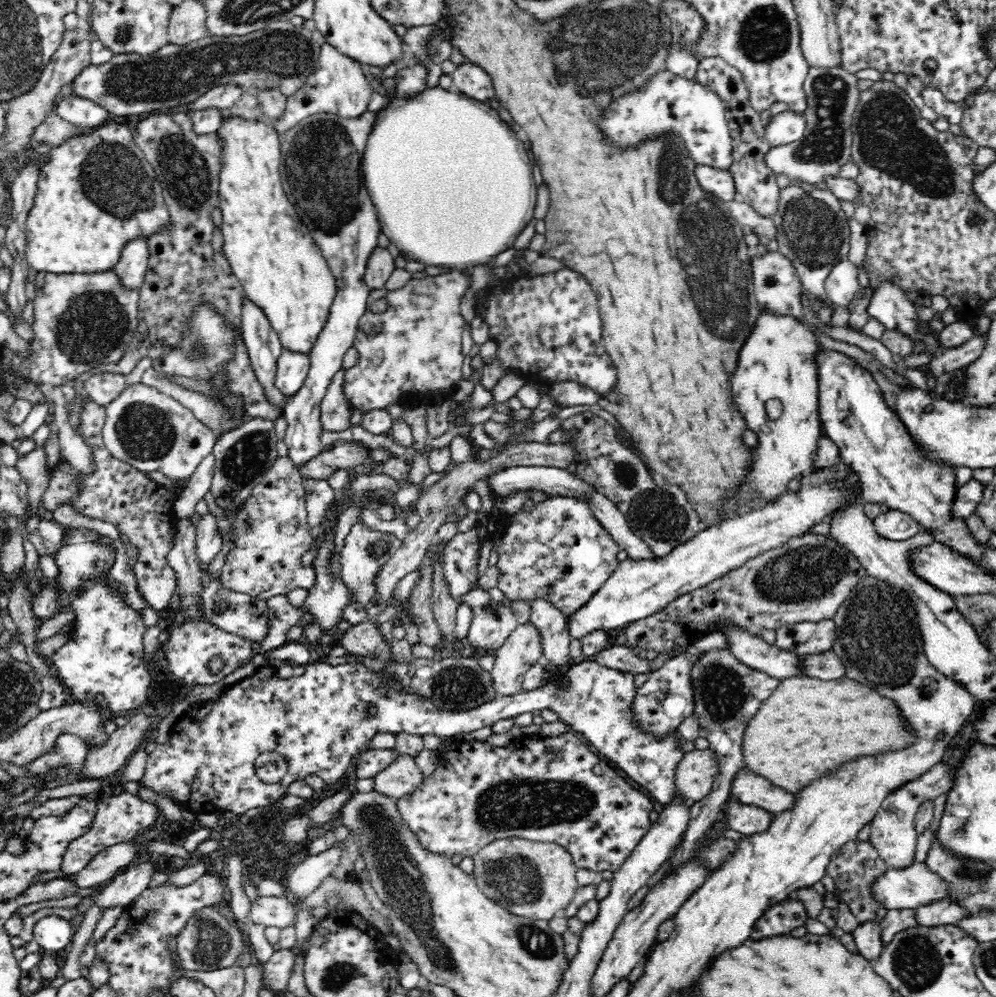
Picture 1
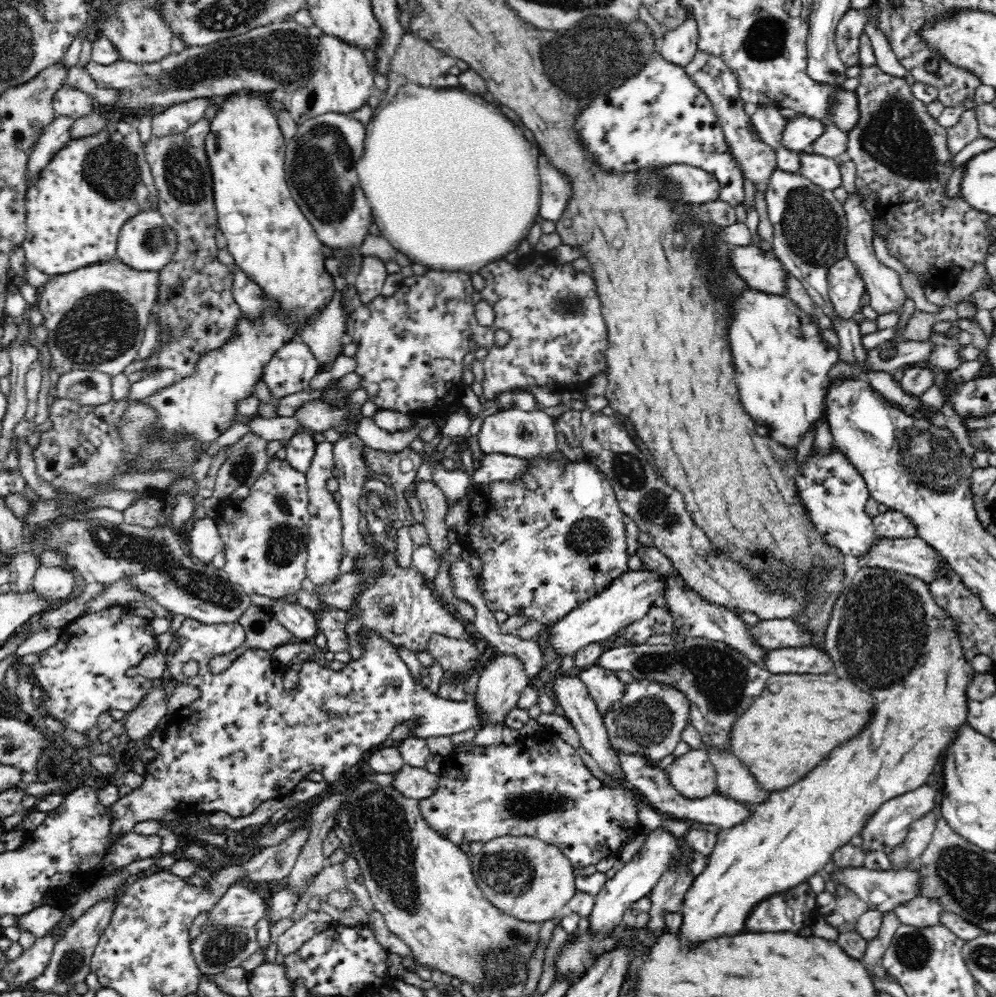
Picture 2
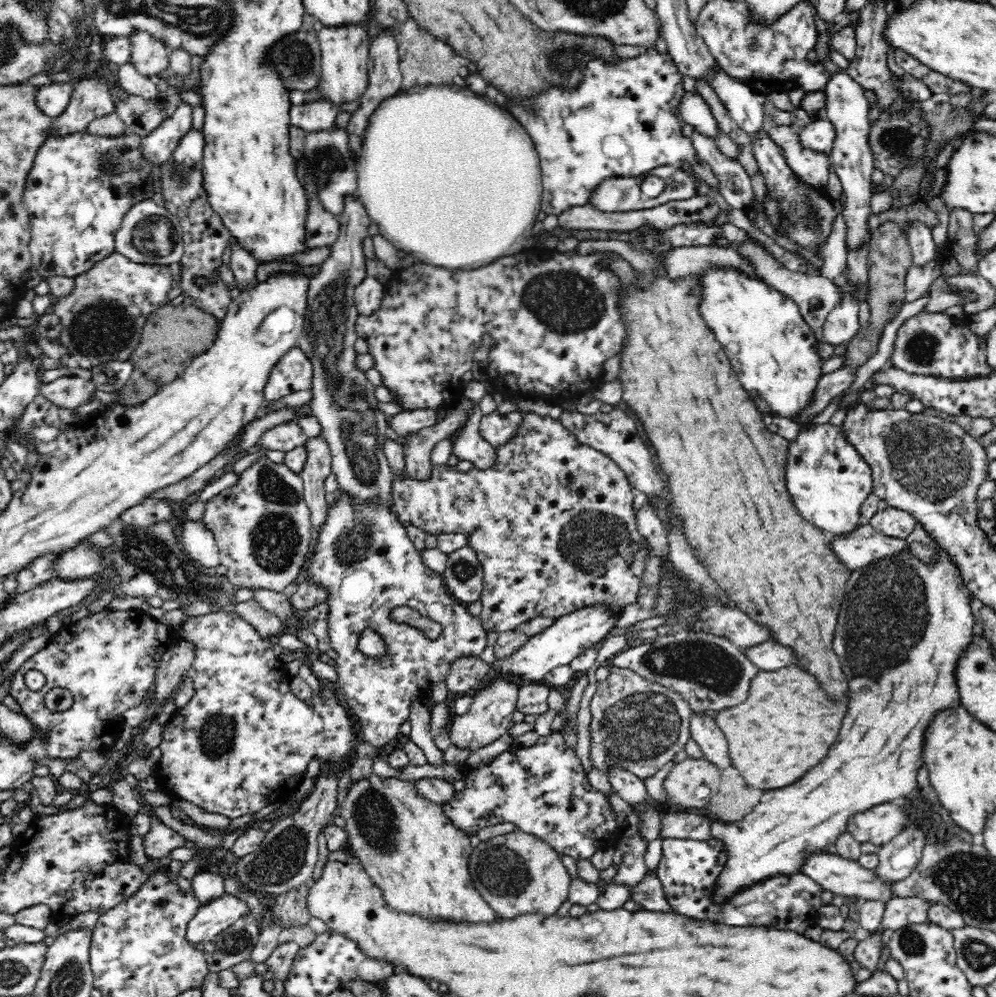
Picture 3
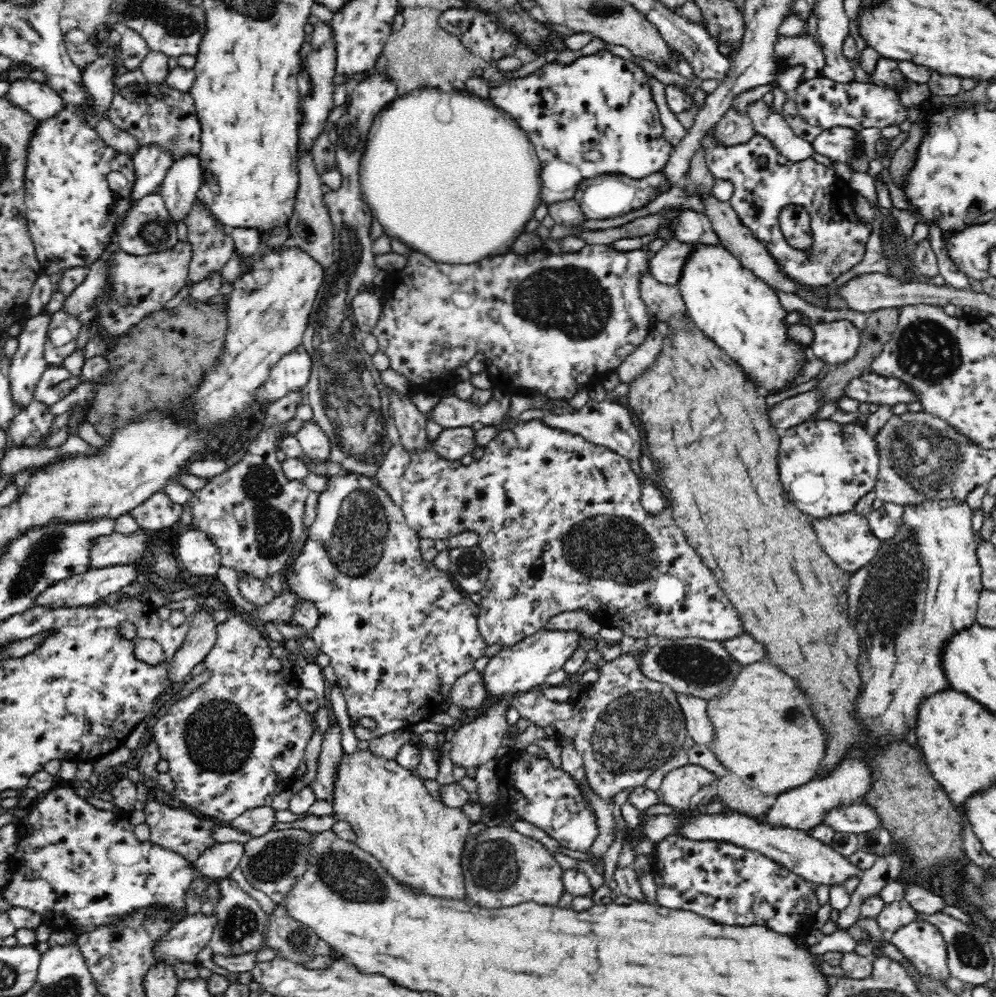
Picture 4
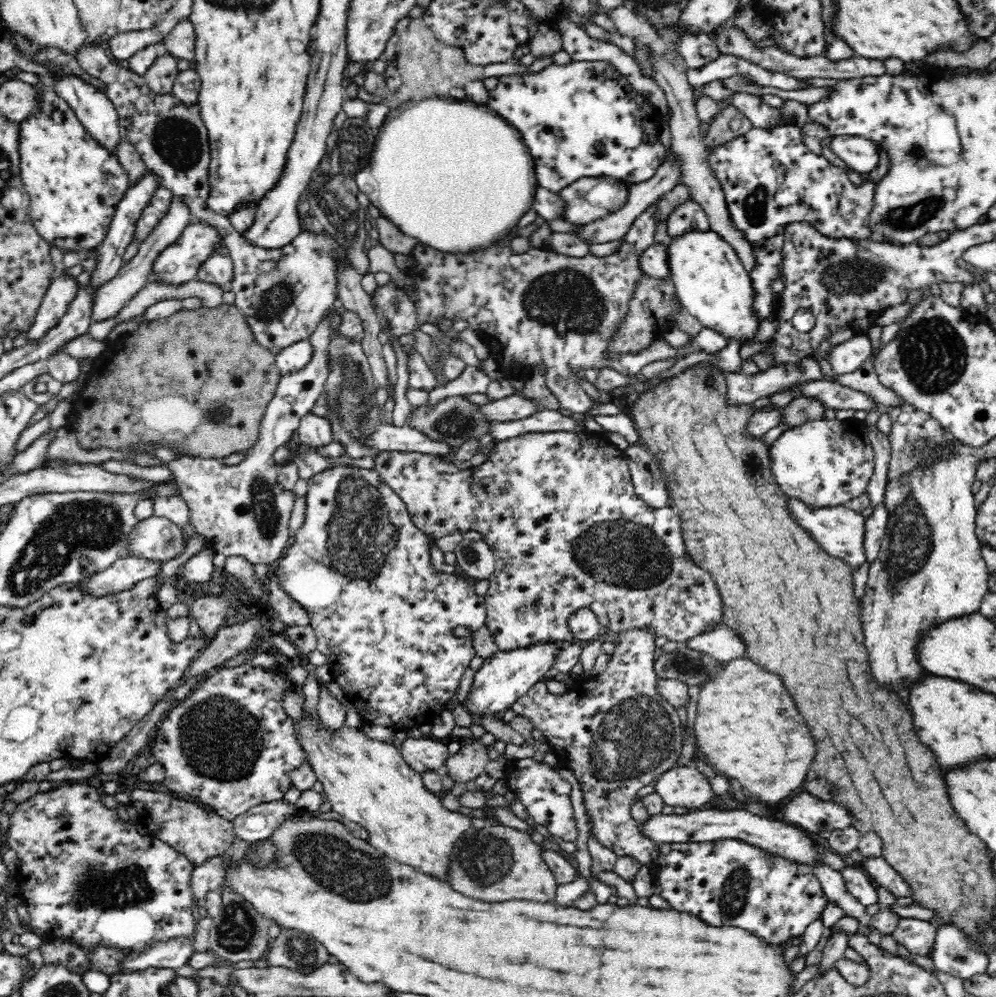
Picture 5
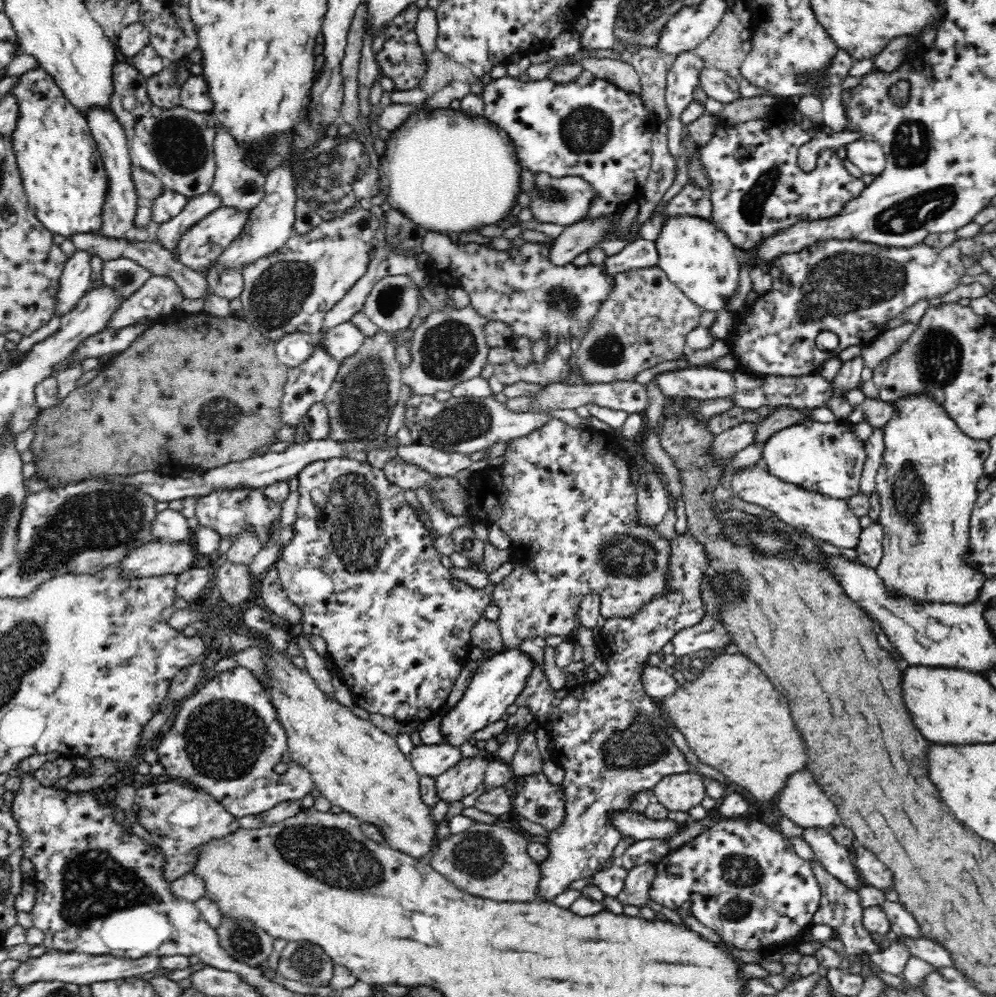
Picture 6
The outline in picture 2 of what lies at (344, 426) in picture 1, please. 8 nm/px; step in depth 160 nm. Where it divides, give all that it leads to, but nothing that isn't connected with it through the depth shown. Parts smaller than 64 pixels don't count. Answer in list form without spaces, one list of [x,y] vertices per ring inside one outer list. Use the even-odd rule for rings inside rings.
[[[361,386],[359,389],[350,392],[346,408],[331,408],[331,406],[321,400],[310,400],[309,402],[304,402],[294,412],[294,417],[307,430],[322,432],[323,430],[334,429],[342,421],[353,419],[360,413],[360,408],[367,399],[368,391]]]

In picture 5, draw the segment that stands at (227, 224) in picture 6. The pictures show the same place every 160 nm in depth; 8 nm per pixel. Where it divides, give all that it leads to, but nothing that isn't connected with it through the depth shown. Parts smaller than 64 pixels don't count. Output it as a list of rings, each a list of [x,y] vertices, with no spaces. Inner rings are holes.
[[[193,220],[189,226],[184,228],[180,237],[170,244],[161,254],[159,260],[154,264],[153,274],[163,282],[171,284],[184,284],[197,278],[198,272],[212,256],[224,246],[225,240],[219,232],[219,228],[212,223]]]

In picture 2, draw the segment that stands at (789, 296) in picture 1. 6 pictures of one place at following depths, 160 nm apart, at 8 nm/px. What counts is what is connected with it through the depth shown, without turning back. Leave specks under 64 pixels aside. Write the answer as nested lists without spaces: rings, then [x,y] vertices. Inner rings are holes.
[[[749,245],[730,248],[728,257],[730,268],[746,286],[770,294],[786,295],[785,272],[774,255]]]

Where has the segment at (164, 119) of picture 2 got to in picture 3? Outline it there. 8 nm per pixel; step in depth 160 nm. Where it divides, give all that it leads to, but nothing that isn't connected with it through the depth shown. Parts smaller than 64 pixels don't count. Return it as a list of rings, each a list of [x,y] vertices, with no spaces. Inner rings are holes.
[[[178,105],[172,116],[140,141],[140,152],[150,166],[162,166],[171,161],[179,140],[192,128],[192,106]]]

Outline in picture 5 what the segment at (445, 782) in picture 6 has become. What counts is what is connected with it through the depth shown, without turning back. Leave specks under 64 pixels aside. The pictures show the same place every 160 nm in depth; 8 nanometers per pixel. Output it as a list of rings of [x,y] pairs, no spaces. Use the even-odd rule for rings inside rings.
[[[477,738],[472,743],[461,746],[461,751],[448,757],[446,770],[454,783],[471,786],[476,778],[485,772],[486,766],[491,762],[488,757],[486,745]]]

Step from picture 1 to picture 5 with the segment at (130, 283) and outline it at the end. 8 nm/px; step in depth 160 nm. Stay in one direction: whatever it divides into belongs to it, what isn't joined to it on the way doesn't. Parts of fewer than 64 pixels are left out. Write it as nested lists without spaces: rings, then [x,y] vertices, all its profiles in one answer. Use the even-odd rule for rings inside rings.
[[[160,187],[154,191],[148,206],[142,210],[141,218],[137,223],[136,239],[138,242],[142,242],[166,217],[170,206],[172,206],[172,200],[174,200],[174,194],[167,188]]]

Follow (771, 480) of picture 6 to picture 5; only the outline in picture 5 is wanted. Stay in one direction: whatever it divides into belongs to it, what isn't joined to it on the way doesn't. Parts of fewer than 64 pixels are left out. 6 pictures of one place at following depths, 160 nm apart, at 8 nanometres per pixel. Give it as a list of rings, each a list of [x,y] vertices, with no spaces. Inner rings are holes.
[[[786,497],[785,510],[789,516],[801,526],[828,554],[838,557],[852,568],[858,568],[866,562],[863,542],[865,533],[865,518],[862,513],[840,506],[809,506],[800,498]]]

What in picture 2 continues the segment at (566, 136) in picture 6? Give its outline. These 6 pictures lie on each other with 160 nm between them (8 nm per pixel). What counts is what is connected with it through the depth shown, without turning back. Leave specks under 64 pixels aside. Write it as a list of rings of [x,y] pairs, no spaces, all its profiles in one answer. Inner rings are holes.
[[[654,48],[644,64],[620,86],[608,89],[573,114],[573,132],[589,160],[605,174],[631,174],[677,164],[686,164],[704,170],[717,181],[717,198],[730,206],[738,206],[744,200],[744,177],[734,159],[725,134],[708,97],[694,84],[680,63],[668,61]],[[538,142],[536,146],[541,182],[539,214],[543,219],[556,223],[563,218],[564,210],[574,196],[574,181],[568,173],[554,166]]]

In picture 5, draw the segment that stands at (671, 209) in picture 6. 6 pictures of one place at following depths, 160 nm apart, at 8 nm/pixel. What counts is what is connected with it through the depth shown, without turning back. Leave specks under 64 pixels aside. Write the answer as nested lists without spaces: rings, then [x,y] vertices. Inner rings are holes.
[[[690,197],[669,212],[667,230],[670,236],[680,236],[690,230],[710,230],[708,213],[696,199]]]

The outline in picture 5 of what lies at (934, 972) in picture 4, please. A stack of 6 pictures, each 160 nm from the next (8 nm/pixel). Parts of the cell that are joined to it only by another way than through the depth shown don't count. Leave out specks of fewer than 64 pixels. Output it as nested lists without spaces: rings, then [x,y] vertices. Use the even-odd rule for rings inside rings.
[[[898,917],[892,936],[910,952],[928,955],[937,931],[930,921]]]

